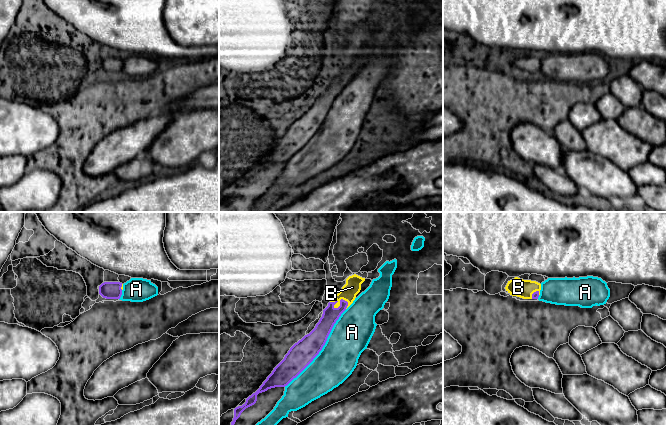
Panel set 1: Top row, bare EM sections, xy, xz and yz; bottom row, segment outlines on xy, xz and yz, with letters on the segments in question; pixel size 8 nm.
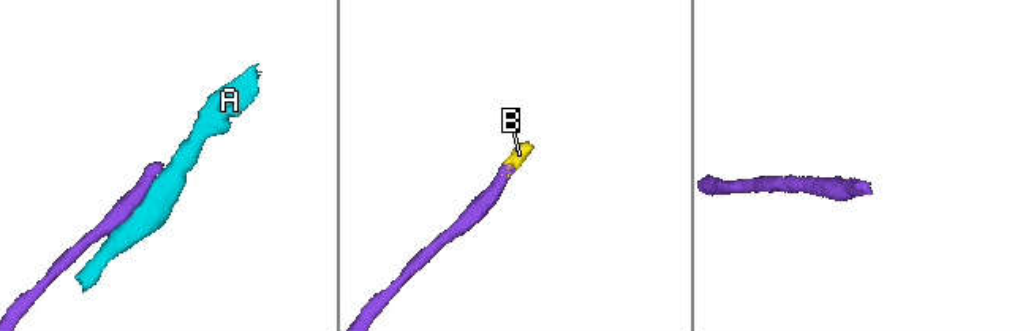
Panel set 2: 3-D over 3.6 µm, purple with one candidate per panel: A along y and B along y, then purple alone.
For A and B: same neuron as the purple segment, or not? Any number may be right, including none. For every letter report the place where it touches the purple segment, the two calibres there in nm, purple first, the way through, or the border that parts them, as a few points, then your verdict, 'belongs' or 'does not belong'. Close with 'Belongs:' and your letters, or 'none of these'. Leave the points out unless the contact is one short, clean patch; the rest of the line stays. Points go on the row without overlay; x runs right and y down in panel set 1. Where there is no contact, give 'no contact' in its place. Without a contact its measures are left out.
A: meets purple in xz at (321, 125); 200 nm thick on the purple side, 320 nm on the other; does not belong
B: meets purple in xz at (340, 76); 130 nm thick on the purple side, 130 nm on the other; runs through xz (330, 91), (339, 81), (340, 76), (352, 63); belongs
Belongs: B

